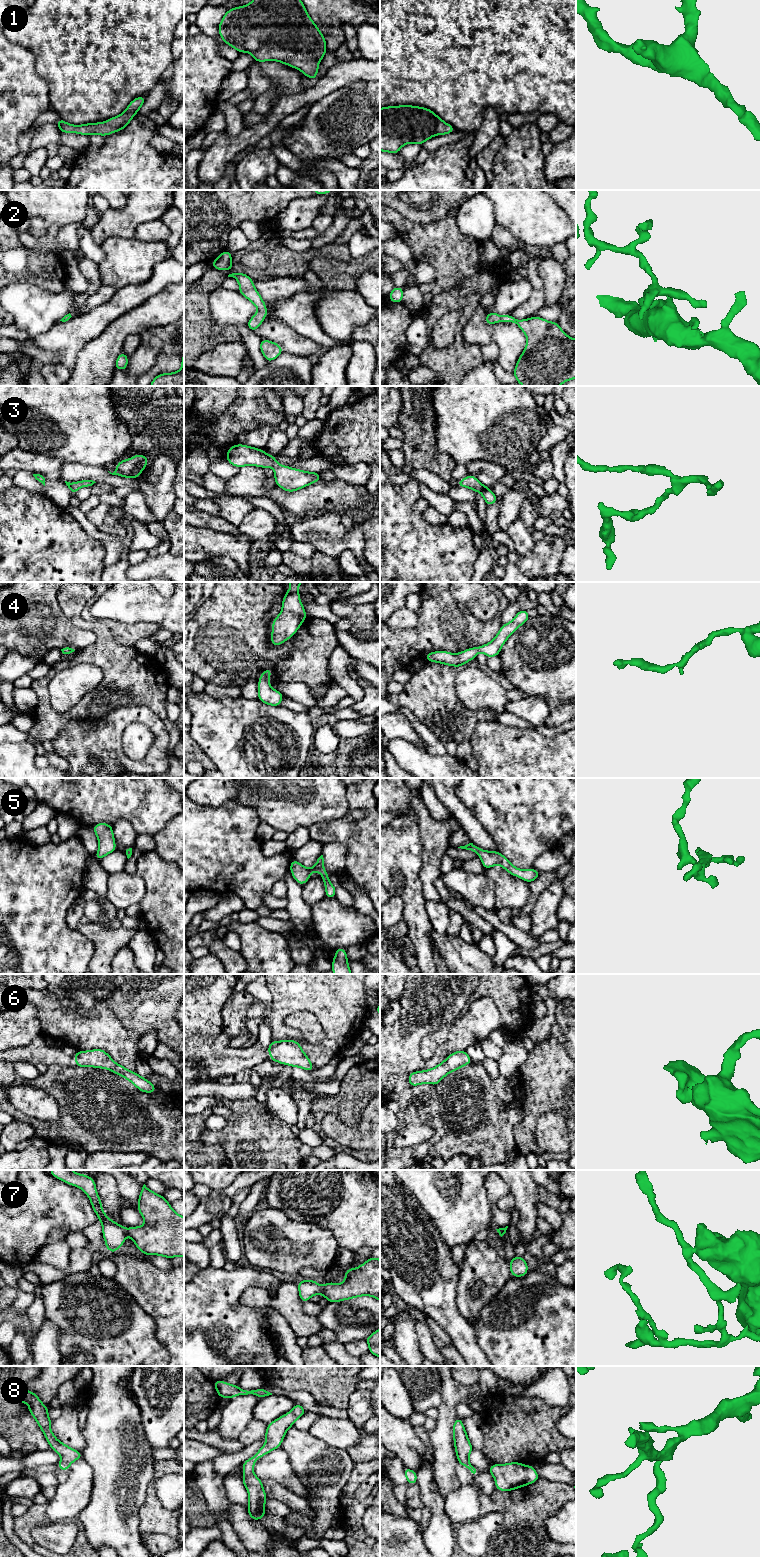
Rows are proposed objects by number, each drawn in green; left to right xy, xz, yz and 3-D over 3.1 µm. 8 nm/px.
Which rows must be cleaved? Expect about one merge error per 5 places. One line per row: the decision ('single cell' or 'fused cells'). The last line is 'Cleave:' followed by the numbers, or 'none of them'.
1: single cell
2: single cell
3: single cell
4: single cell
5: single cell
6: single cell
7: fused cells
8: single cell
Cleave: 7

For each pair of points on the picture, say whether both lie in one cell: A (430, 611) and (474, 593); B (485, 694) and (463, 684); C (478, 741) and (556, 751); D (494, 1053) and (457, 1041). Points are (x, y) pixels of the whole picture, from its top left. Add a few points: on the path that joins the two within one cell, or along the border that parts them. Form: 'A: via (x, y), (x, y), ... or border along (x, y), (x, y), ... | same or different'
A: border along (450, 592), (458, 602), (474, 615) | different
B: via (480, 692), (471, 684), (468, 684) | same
C: via (497, 748), (501, 751), (537, 751) | same
D: border along (487, 1037), (480, 1042) | different

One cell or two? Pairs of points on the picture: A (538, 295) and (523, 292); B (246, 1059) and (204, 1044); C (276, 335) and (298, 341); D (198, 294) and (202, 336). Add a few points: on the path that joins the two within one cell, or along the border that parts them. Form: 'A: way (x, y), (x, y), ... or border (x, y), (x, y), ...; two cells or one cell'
A: border (534, 289), (513, 310); two cells
B: way (236, 1059), (219, 1059), (214, 1054); one cell
C: way (281, 335), (293, 341); one cell
D: way (198, 304), (198, 326); one cell

